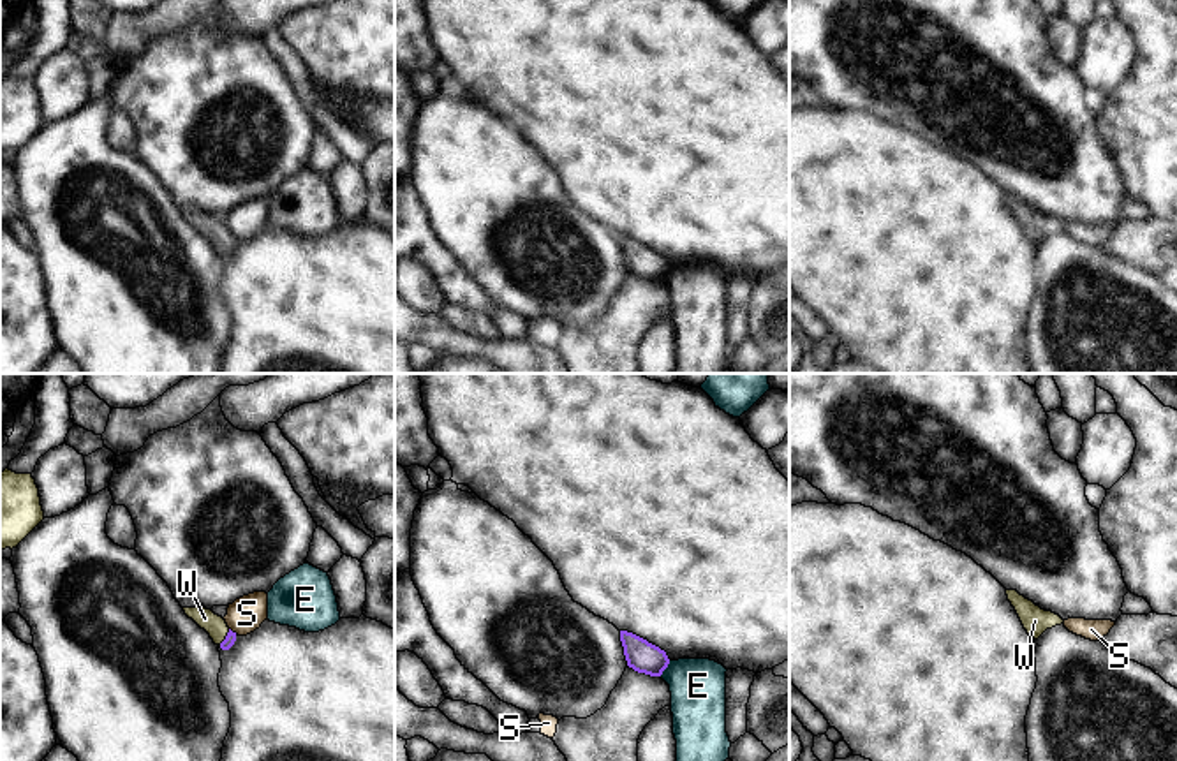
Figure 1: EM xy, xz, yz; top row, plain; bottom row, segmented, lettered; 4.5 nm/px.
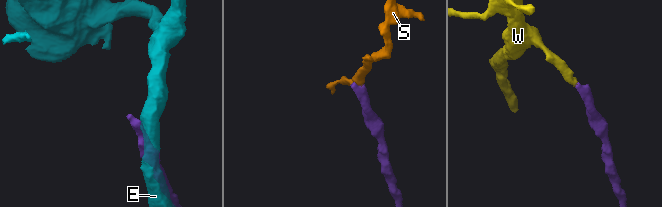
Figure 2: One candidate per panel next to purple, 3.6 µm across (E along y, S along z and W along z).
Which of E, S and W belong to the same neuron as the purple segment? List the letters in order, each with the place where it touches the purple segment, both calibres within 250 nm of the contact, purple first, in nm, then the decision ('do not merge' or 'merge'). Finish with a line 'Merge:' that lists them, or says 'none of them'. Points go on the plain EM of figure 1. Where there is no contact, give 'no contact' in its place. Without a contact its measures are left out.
E: contact xz (666, 272); calibres 140 and 260 nm; do not merge
S: contact xy (231, 236); calibres 50 and 160 nm; do not merge
W: contact xy (226, 243); calibres 50 and 100 nm; merge
Merge: W

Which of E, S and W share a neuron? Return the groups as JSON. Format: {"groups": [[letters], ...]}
{"groups": [["E"], ["S"], ["W"]]}

